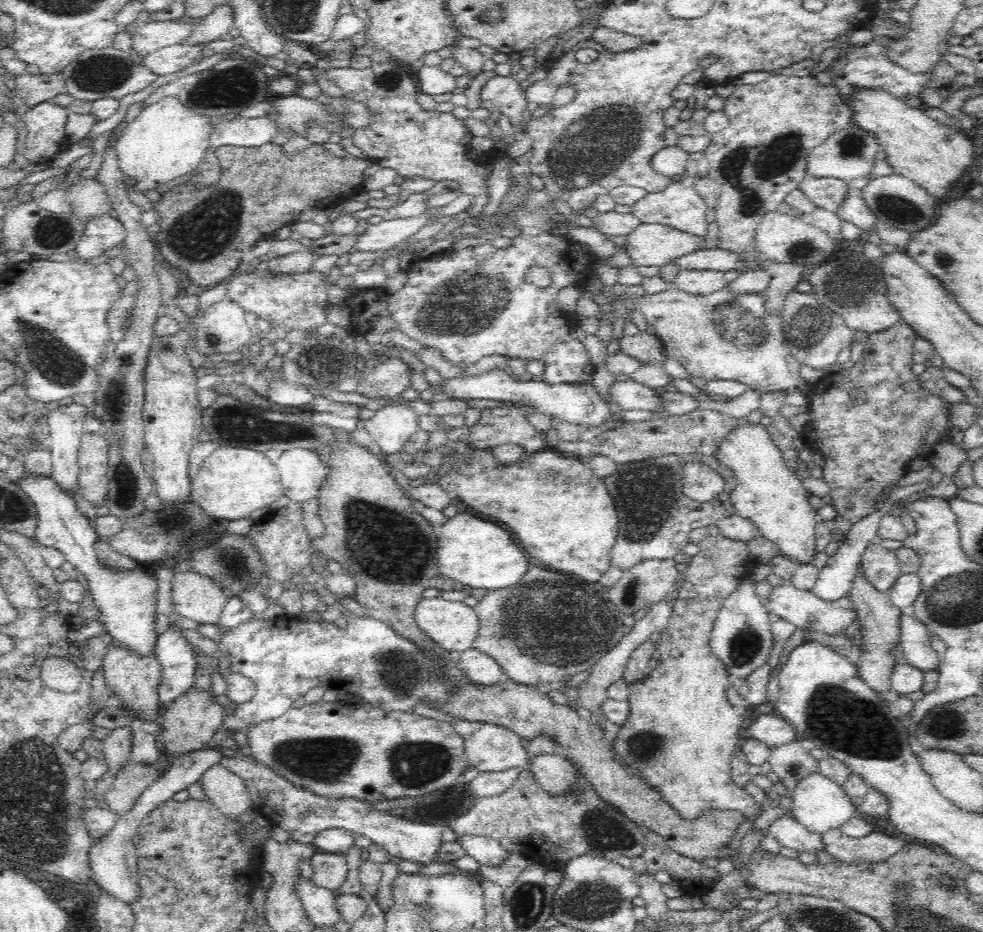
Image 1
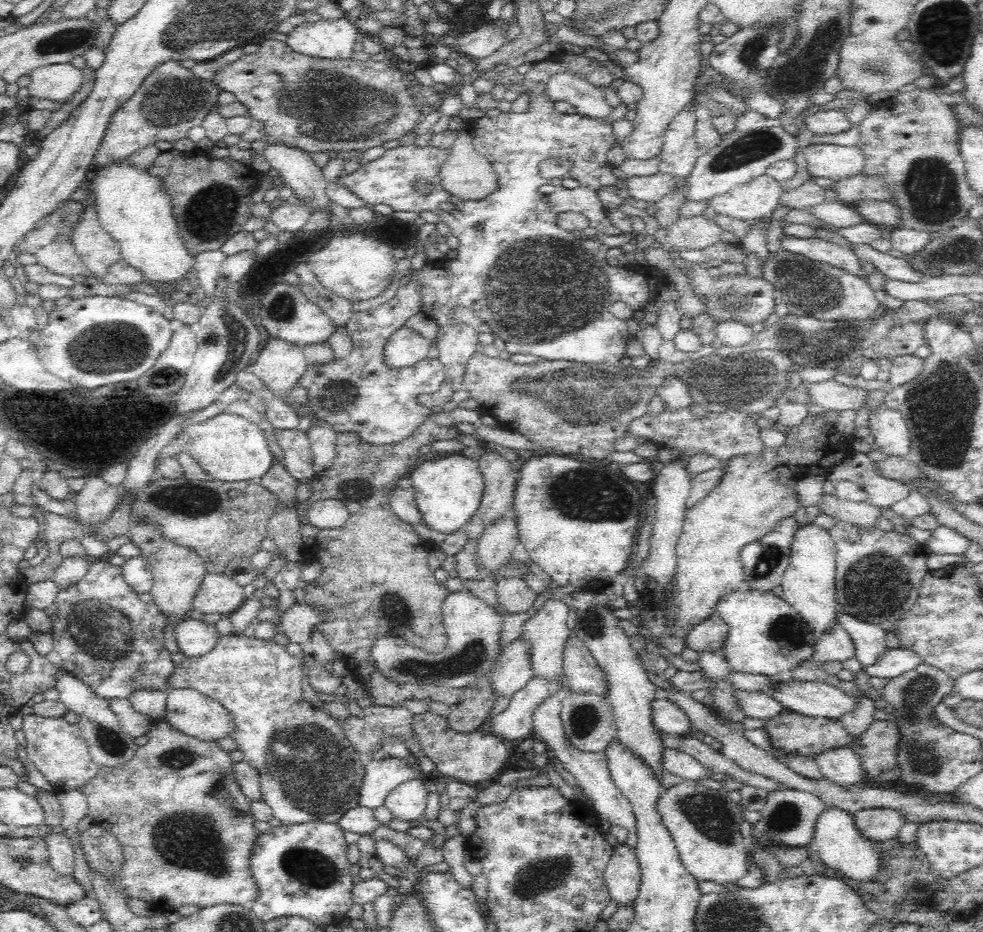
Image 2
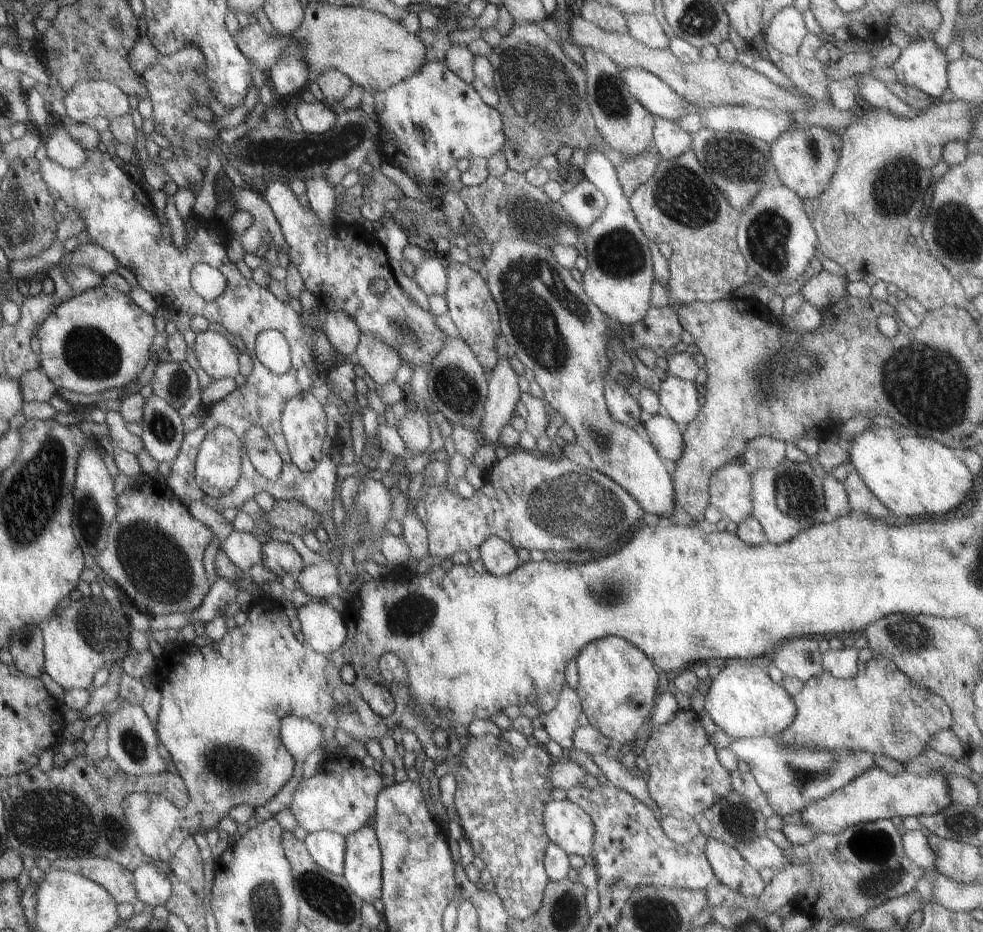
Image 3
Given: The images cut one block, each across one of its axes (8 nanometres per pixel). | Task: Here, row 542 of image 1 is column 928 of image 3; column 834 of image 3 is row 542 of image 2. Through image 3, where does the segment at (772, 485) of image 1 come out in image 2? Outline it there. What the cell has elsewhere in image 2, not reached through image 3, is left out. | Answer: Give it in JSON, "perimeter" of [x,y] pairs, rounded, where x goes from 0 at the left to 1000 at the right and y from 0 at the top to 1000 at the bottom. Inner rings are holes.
{"perimeter":[[[814,562],[804,586],[804,607],[796,620],[798,646],[808,650],[812,661],[832,685],[852,667],[855,648],[850,646],[850,590],[852,588],[842,569],[830,562]]]}

